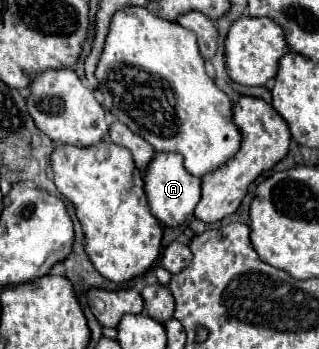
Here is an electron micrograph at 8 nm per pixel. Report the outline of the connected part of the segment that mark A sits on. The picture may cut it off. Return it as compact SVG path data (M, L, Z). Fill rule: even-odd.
M156 152L154 160L148 166L148 172L144 174L144 182L146 182L146 194L148 194L152 214L160 220L162 226L178 228L192 220L194 208L200 202L202 186L200 186L200 178L196 178L184 170L180 154Z

